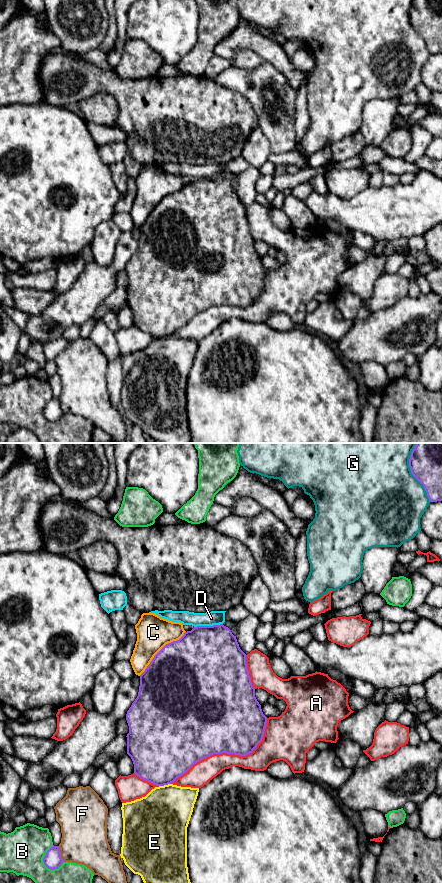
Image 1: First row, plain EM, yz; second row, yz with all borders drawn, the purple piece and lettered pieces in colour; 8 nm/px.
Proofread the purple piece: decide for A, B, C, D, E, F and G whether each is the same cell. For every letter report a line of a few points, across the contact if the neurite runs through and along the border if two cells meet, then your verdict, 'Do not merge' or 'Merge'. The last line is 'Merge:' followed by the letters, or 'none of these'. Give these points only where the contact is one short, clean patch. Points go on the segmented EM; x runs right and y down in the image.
A: Do not merge
B: Do not merge
C: Do not merge
D: Line: yz (222, 623), (194, 627). Do not merge
E: Do not merge
F: Do not merge
G: Do not merge
Merge: none of these

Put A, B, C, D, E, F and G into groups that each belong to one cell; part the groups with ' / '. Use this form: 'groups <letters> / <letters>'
groups A / B / C / D / E / F / G

